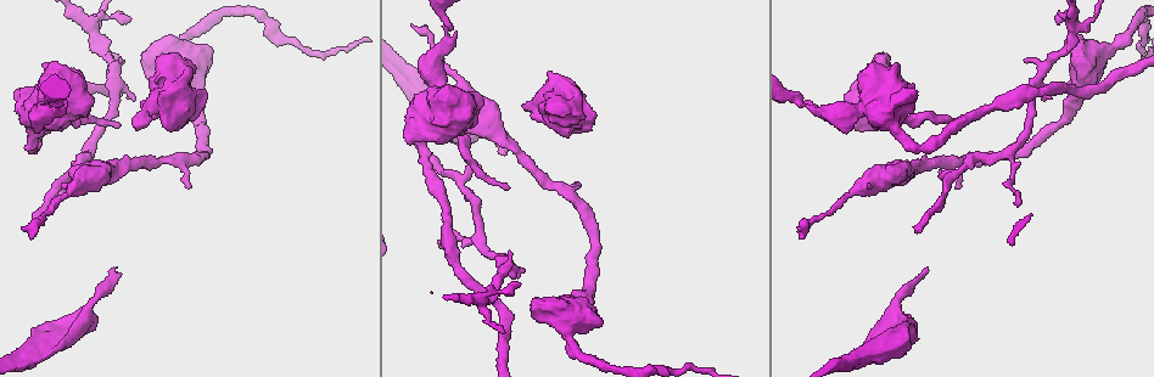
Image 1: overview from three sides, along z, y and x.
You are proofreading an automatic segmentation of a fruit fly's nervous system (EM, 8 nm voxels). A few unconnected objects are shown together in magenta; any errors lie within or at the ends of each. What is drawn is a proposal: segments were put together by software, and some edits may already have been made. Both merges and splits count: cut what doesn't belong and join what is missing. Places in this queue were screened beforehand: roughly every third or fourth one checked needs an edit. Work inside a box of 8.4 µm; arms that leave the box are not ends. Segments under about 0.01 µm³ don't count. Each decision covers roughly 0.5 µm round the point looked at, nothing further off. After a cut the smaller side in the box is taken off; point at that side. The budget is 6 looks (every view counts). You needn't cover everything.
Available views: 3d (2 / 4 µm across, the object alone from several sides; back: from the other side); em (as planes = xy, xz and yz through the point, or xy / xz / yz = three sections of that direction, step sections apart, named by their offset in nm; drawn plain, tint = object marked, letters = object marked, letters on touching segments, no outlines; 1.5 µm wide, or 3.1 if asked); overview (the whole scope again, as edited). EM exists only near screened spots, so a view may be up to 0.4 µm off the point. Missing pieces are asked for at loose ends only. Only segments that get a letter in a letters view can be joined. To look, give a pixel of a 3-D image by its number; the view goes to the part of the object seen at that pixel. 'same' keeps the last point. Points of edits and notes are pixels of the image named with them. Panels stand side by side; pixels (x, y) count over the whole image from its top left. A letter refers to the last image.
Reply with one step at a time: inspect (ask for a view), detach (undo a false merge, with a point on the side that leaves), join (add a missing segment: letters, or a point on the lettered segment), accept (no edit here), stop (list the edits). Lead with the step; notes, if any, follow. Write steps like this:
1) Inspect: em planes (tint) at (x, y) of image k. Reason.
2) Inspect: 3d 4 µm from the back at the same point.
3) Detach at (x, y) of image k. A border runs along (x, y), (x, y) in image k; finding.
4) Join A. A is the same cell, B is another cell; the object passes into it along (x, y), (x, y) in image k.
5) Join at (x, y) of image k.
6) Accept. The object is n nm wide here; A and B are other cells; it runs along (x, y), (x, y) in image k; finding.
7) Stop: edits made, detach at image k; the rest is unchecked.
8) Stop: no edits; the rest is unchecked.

Inspect: em planes (letters) at (54, 103) of image 1. Abrupt turn.

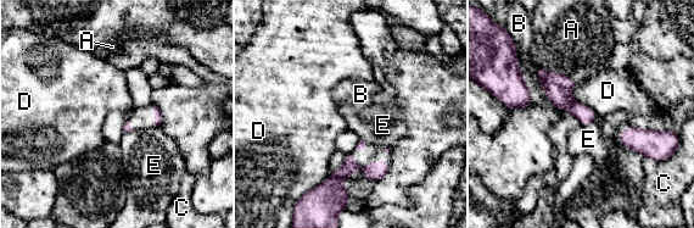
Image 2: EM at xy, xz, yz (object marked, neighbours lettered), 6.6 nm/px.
Accept. The object is 110 nm wide here; A, B, C, D and E are other cells; it runs along (541, 71), (574, 107), (593, 118) in image 2; continuous, no second neuron.

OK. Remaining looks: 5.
Inspect: 3d 2 µm at (112, 268) of image 1. Branch stops here.

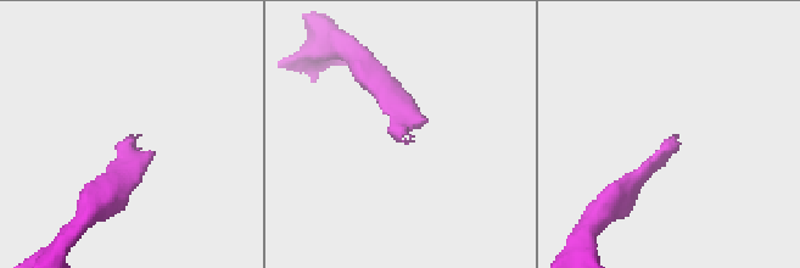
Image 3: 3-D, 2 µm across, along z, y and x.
Inspect: em planes (plain) at (127, 140) of image 3. Now the EM.

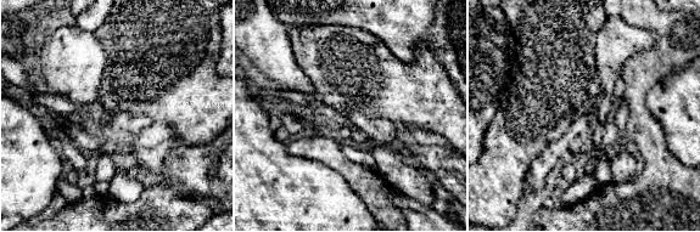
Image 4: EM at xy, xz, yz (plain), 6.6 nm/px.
Inspect: em planes (letters) at the same point. What lies round it.

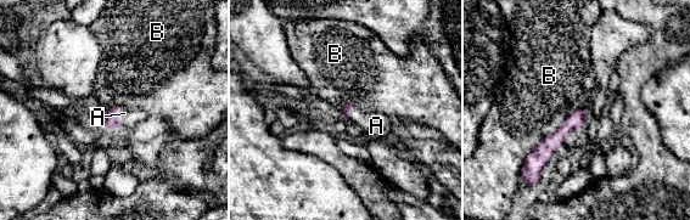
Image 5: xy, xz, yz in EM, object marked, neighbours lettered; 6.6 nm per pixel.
Join A. A is the same cell, B is another cell; the object passes into it along (111, 119), (117, 114), (124, 113) in image 5; it goes on there.

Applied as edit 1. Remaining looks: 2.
Inspect: overview. See it whole again.

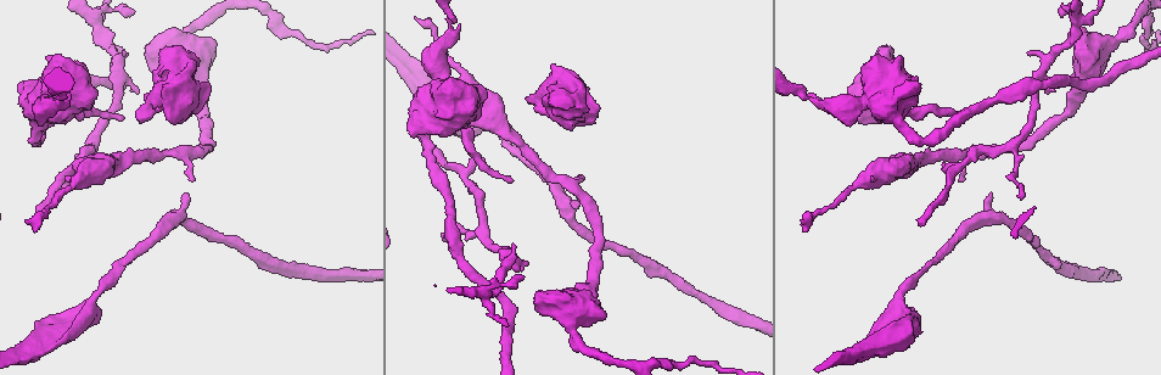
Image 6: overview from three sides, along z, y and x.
Inspect: em planes (letters) at (921, 222) of image 6. Tapers out.

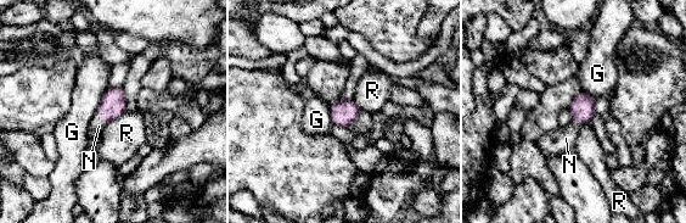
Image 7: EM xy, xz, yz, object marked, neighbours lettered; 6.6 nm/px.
Join N. The longest contact is with G, 170 nm; N is the same cell, G and R are other cells; the object passes into it along (113, 102), (101, 117), (96, 126) in image 7; it goes on there.

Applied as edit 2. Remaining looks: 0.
Stop: edits made, join at image 5, join at image 7; the rest is unchecked.

